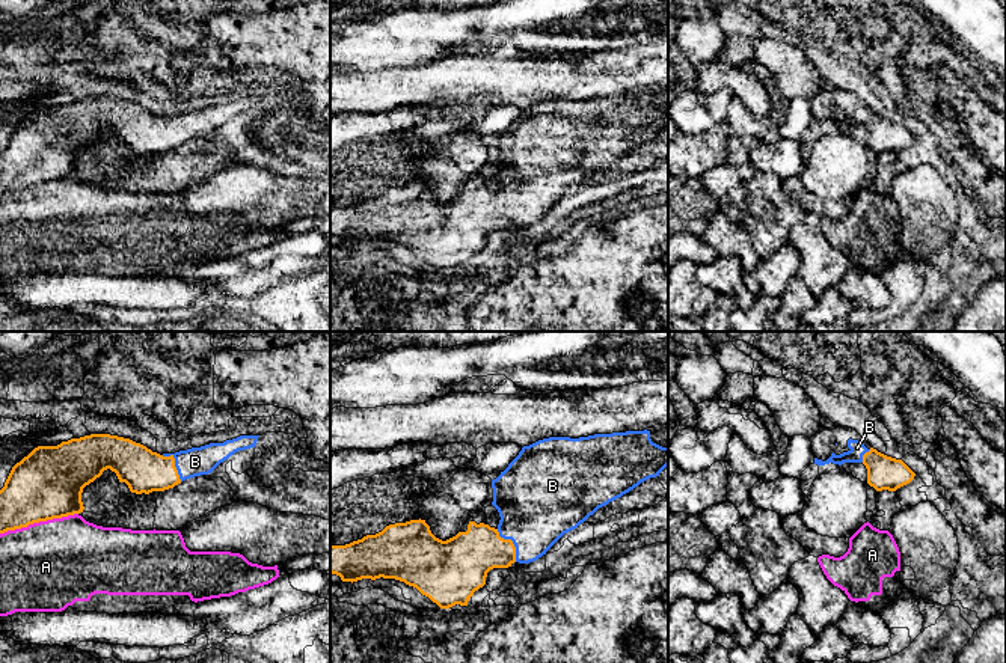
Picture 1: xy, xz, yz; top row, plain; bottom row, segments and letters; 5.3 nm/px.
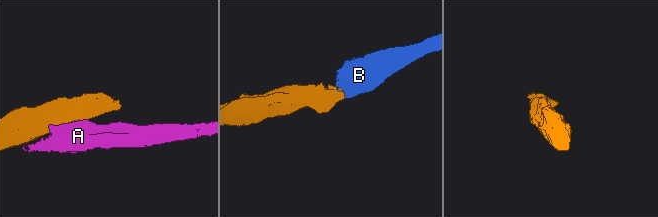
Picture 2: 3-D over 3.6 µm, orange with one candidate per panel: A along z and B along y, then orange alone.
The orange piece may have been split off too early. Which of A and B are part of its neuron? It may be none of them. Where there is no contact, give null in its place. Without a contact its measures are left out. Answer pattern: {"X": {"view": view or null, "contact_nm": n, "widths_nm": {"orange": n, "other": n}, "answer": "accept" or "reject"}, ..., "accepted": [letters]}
{"A": {"view": "xy", "contact_nm": 440, "widths_nm": {"orange": 380, "other": 480}, "answer": "reject"}, "B": {"view": "xz", "contact_nm": 200, "widths_nm": {"orange": 260, "other": 420}, "answer": "accept"}, "accepted": ["B"]}

